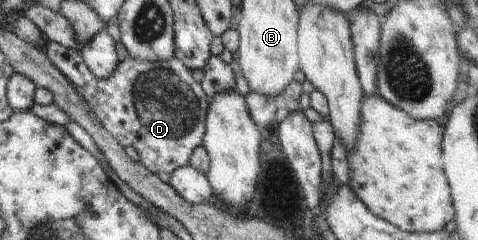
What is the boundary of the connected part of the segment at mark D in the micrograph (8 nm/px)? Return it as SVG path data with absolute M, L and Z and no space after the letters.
M47 40L42 47L48 59L73 83L75 90L89 103L96 114L98 123L102 124L110 135L123 147L134 147L139 161L157 175L164 183L169 183L172 172L190 165L190 156L197 147L203 145L205 119L207 118L210 98L202 86L194 80L192 72L178 59L167 62L149 62L136 58L119 61L108 79L97 78L83 62L79 50L65 48L56 42Z

